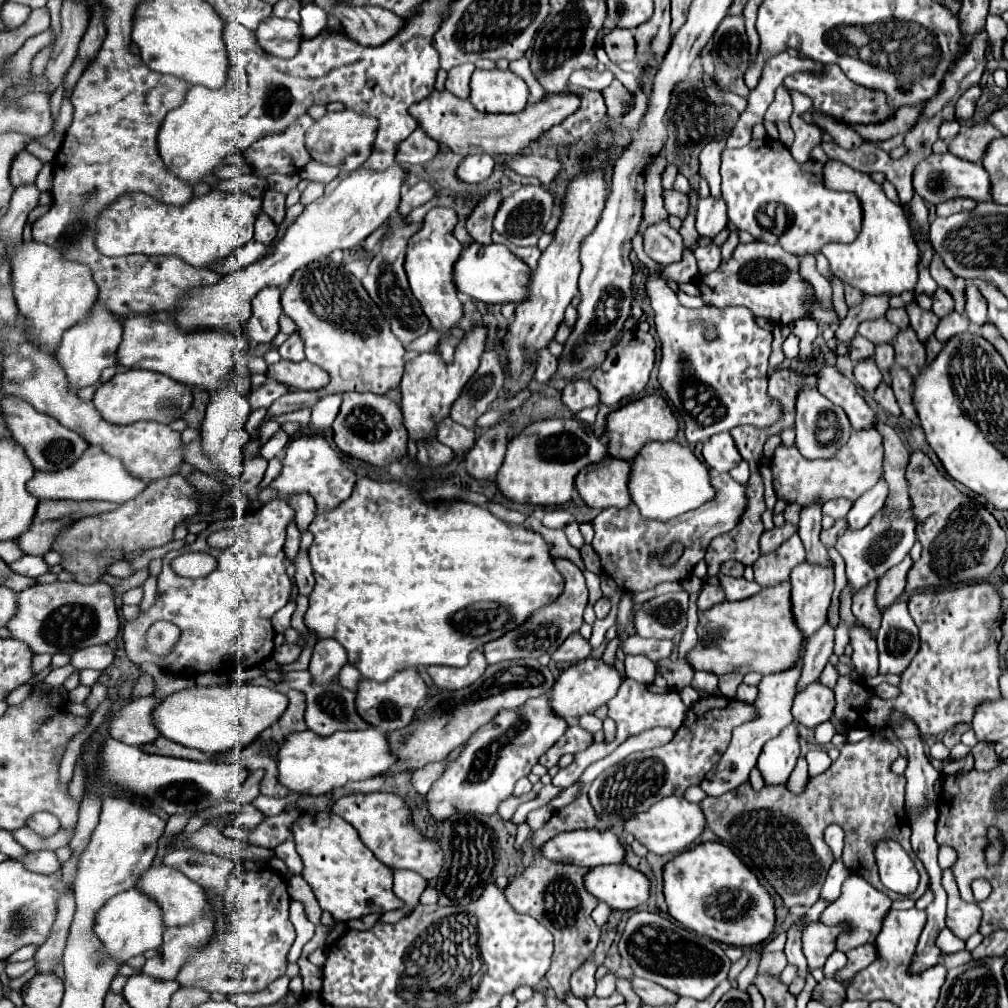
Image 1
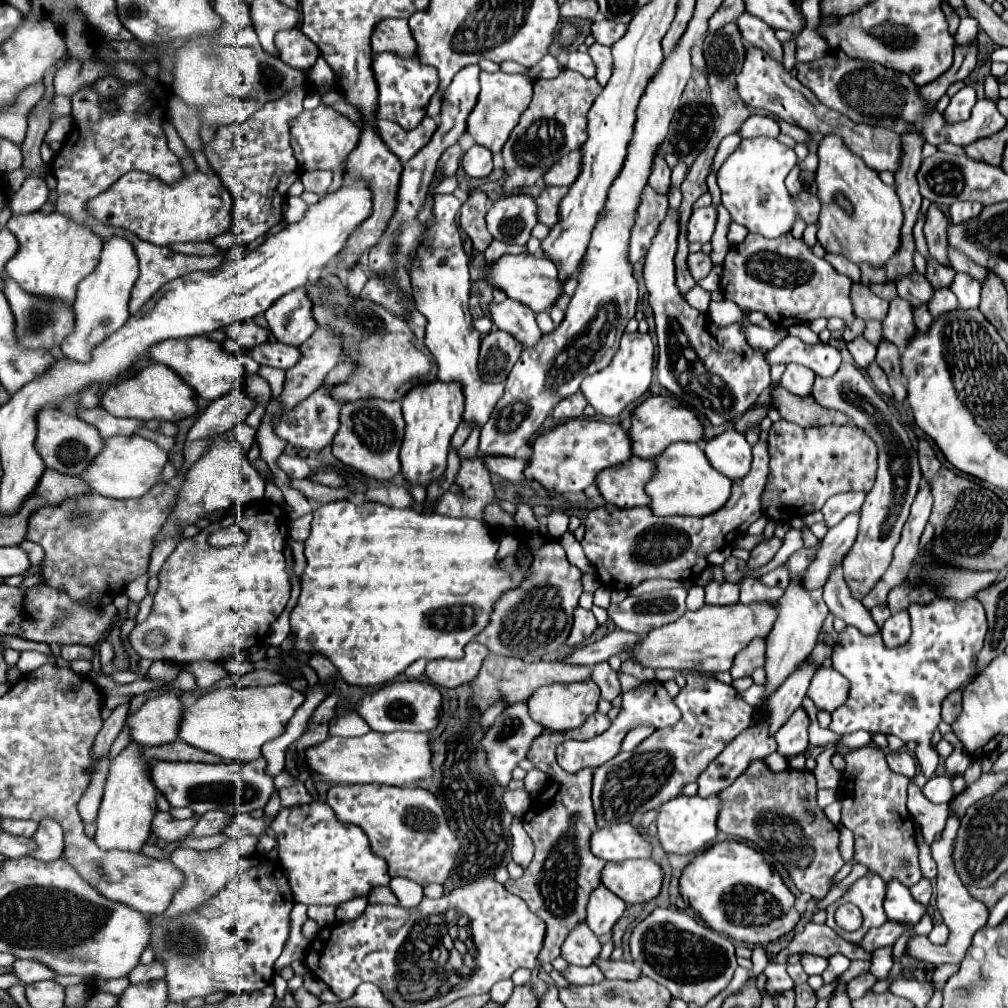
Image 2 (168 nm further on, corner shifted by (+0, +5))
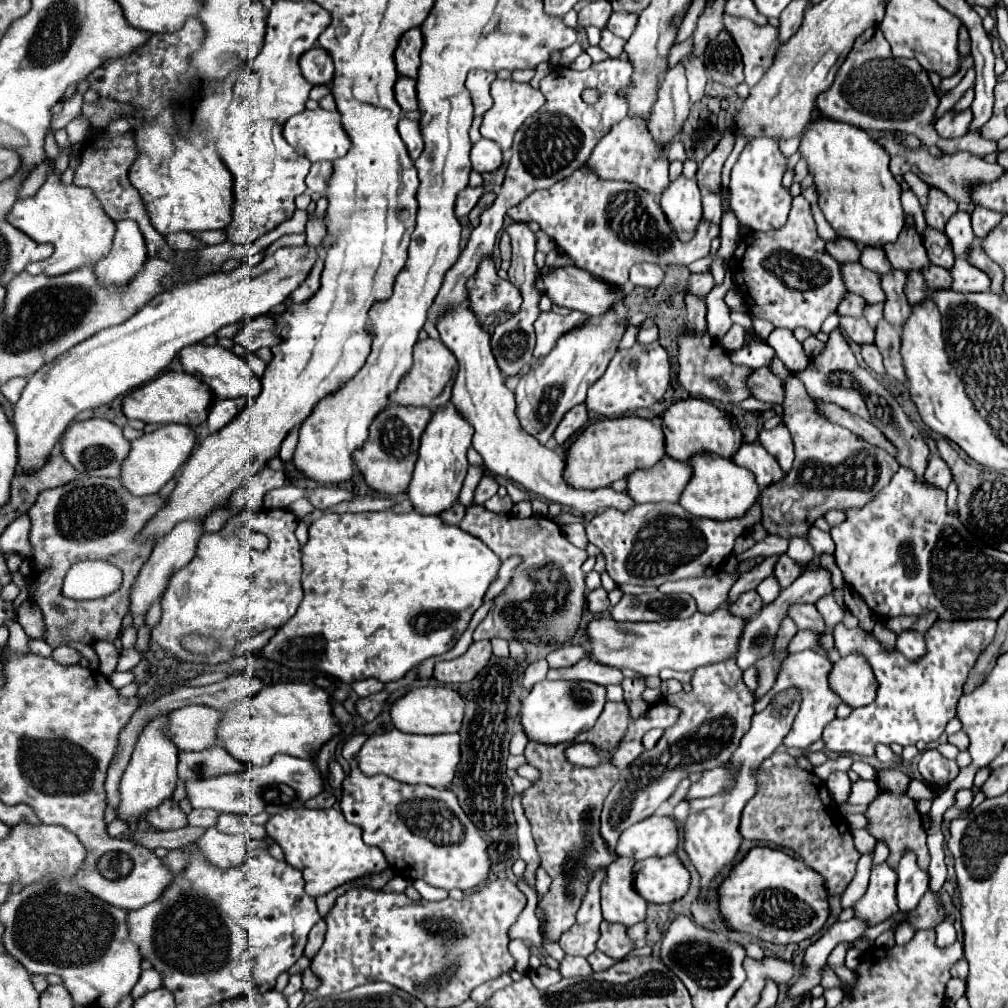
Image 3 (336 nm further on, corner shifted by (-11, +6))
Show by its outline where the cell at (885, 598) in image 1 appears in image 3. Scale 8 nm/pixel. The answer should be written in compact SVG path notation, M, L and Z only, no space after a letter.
M933 454L929 458L929 466L925 470L925 482L937 486L937 488L947 488L951 482L951 470L947 468L947 464L941 460L941 456Z

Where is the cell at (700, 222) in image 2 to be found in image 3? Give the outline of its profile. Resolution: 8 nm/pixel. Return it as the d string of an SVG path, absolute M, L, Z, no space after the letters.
M583 166L567 176L567 180L559 180L559 184L553 184L551 188L533 192L527 200L511 208L507 216L515 222L537 222L577 268L615 286L625 284L629 268L639 262L689 266L691 262L709 256L711 240L719 236L719 226L703 220L689 242L679 240L651 192L637 184L627 184L625 180L601 180Z

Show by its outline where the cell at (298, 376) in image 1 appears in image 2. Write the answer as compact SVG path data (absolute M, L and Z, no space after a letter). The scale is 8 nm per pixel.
M264 343L264 345L258 345L254 349L248 351L248 355L258 361L260 365L268 365L268 367L276 367L276 369L282 369L282 371L288 371L292 369L300 359L302 359L302 353L298 347L292 347L292 345L284 345L284 343Z

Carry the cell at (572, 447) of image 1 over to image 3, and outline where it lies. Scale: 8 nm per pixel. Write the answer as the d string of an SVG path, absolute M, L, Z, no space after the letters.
M641 416L605 418L603 422L591 424L579 434L575 444L567 452L565 478L573 488L605 488L611 482L627 478L639 468L651 468L665 456L663 428Z

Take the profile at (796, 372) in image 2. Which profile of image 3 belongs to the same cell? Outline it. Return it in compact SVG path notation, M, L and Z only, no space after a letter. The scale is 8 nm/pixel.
M775 328L769 334L767 344L785 362L785 366L787 366L789 372L799 372L799 370L807 368L809 358L805 356L801 342L797 342L797 338L793 336L793 332L789 328Z

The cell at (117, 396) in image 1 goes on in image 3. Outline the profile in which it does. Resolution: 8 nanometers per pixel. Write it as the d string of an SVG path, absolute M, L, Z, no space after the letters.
M163 372L155 380L129 392L123 400L123 412L129 420L141 420L145 424L179 422L187 426L199 426L207 420L211 400L213 400L211 390L195 376L187 372Z

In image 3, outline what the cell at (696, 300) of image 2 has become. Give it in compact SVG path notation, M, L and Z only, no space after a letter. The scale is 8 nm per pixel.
M727 272L725 274L725 282L721 286L715 286L709 296L705 298L707 302L707 330L711 336L715 338L721 338L729 328L731 328L731 318L729 318L729 308L723 300L725 292L733 286L733 278L731 274Z

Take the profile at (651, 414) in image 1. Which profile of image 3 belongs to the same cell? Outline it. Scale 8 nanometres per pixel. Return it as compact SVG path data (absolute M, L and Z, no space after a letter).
M687 398L673 404L663 414L663 432L665 432L667 456L679 462L689 462L691 456L701 452L711 452L711 454L731 458L733 452L737 452L739 446L743 446L743 432L739 426L735 428L729 414L725 410L719 410L711 402L699 398Z

